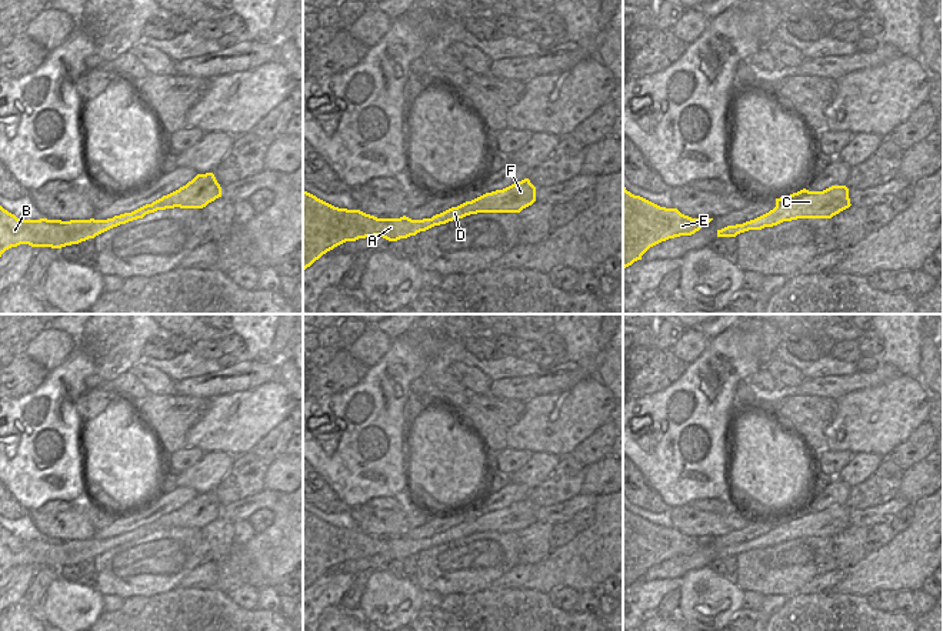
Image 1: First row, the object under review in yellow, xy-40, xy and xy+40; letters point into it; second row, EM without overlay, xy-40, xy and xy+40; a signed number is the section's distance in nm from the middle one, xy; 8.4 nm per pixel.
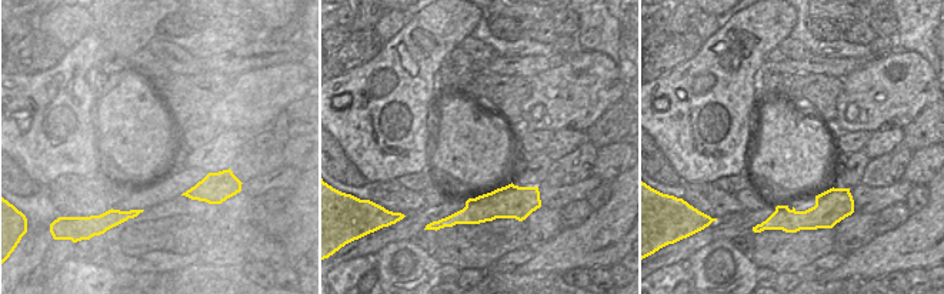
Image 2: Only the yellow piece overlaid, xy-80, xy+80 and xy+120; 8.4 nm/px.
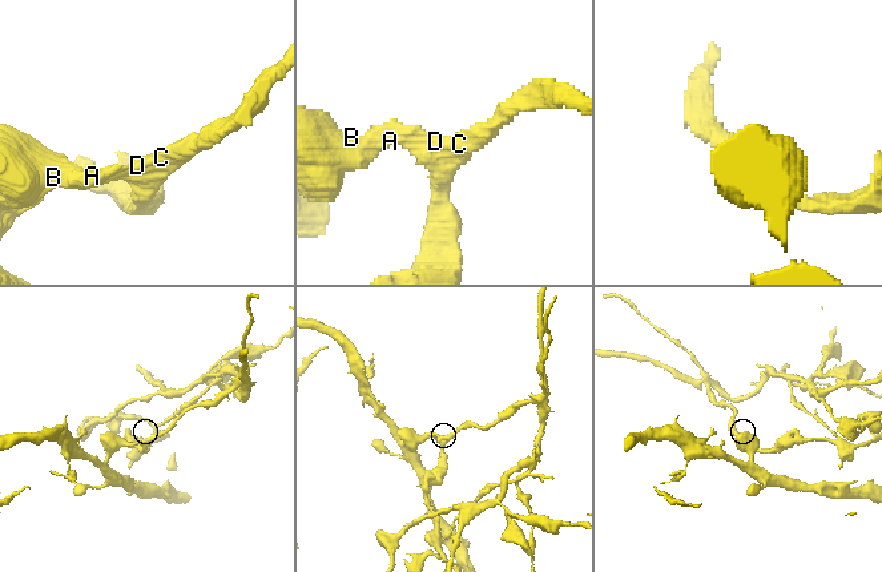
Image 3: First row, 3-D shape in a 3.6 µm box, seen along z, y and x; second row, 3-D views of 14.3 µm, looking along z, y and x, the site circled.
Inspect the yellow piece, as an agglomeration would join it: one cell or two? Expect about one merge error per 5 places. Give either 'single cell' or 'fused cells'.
fused cells

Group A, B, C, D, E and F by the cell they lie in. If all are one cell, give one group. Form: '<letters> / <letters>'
A B E / C D F

